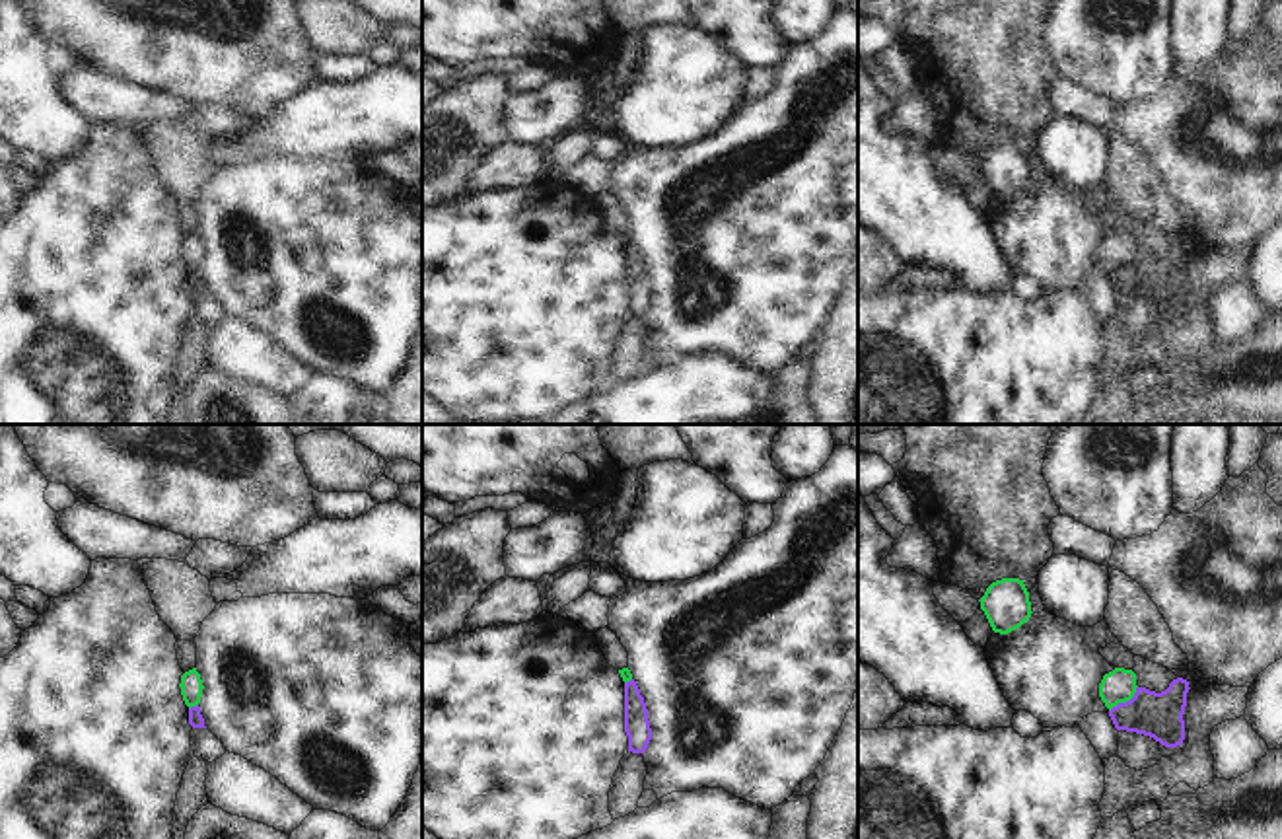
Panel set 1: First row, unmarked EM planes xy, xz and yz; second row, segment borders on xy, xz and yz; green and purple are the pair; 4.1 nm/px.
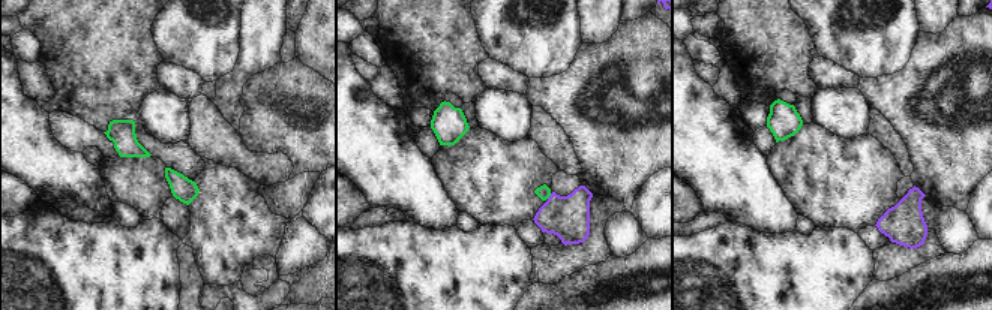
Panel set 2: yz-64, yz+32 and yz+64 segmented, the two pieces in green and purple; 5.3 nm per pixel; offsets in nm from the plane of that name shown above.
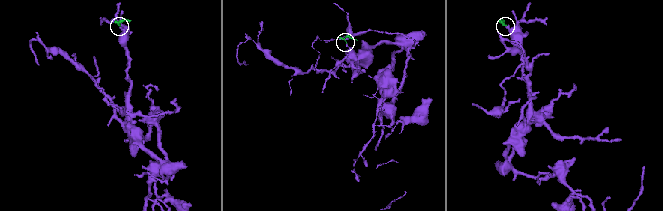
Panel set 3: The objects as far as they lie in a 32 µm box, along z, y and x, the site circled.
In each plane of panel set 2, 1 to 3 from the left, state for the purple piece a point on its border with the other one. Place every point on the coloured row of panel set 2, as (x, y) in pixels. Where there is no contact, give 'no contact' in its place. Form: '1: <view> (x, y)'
1: no contact
2: yz+32 (548, 196)
3: no contact

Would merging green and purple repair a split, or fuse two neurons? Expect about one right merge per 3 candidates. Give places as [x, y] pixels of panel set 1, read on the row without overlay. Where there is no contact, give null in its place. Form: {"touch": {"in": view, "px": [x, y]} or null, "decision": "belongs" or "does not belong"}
{"touch": {"in": "yz", "px": [1125, 265]}, "decision": "does not belong"}

